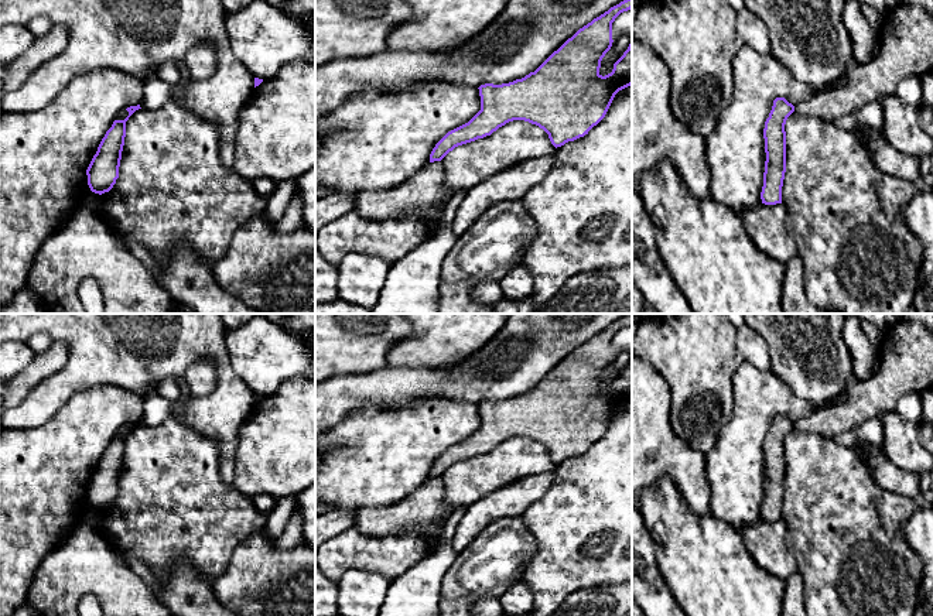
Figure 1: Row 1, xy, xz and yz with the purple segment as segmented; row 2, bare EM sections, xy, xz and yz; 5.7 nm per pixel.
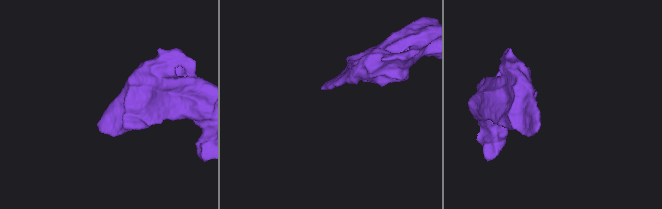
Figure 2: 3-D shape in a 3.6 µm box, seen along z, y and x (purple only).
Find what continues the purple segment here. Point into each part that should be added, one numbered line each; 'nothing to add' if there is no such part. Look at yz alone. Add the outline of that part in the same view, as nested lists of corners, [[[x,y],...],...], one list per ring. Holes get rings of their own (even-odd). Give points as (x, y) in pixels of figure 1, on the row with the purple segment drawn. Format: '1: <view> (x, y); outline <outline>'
nothing to add

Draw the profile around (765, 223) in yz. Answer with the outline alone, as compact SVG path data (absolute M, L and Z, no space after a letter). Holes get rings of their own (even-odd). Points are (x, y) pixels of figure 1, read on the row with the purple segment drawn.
M761 203L738 213L753 244L768 257L786 264L797 256L786 227L787 212L783 203Z

